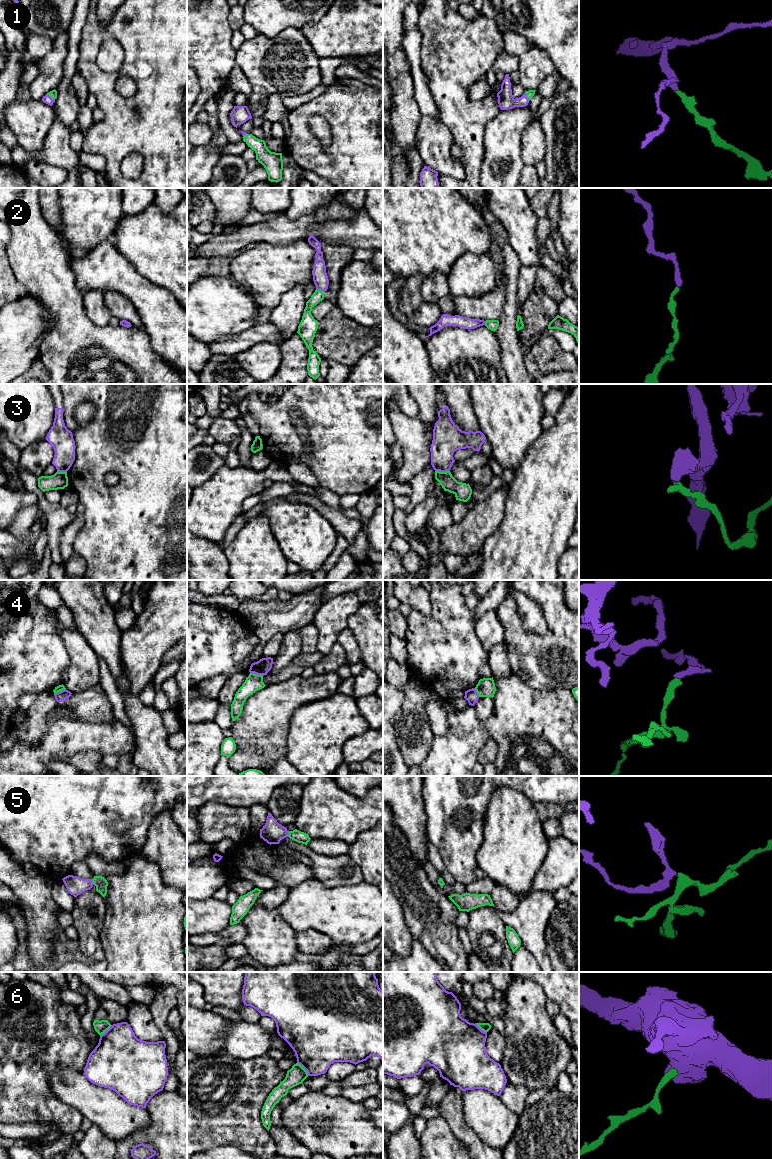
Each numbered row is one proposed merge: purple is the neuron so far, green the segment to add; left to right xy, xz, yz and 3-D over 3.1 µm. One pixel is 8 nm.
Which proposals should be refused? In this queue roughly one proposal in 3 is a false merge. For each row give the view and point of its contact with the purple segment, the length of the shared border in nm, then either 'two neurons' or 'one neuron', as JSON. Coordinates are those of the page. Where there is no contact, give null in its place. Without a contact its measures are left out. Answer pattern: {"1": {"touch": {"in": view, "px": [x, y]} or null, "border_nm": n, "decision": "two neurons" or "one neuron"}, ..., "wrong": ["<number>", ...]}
{"1": {"touch": {"in": "xy", "px": [49, 96]}, "border_nm": 90, "decision": "one neuron"}, "2": {"touch": {"in": "xz", "px": [320, 290]}, "border_nm": 80, "decision": "one neuron"}, "3": {"touch": {"in": "yz", "px": [442, 471]}, "border_nm": 120, "decision": "two neurons"}, "4": {"touch": {"in": "xz", "px": [256, 673]}, "border_nm": 110, "decision": "two neurons"}, "5": {"touch": {"in": "xy", "px": [92, 882]}, "border_nm": 50, "decision": "one neuron"}, "6": {"touch": {"in": "xz", "px": [304, 1068]}, "border_nm": 140, "decision": "two neurons"}, "wrong": ["3", "4", "6"]}

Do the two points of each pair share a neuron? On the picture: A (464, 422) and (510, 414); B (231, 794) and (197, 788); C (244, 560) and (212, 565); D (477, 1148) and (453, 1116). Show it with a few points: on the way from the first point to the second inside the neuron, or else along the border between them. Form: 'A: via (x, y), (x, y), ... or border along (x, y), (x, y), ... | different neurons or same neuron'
A: border along (471, 397), (472, 409), (480, 430) | different neurons
B: via (223, 788), (205, 788) | same neuron
C: border along (223, 548), (229, 569) | different neurons
D: via (470, 1140), (457, 1124) | same neuron

